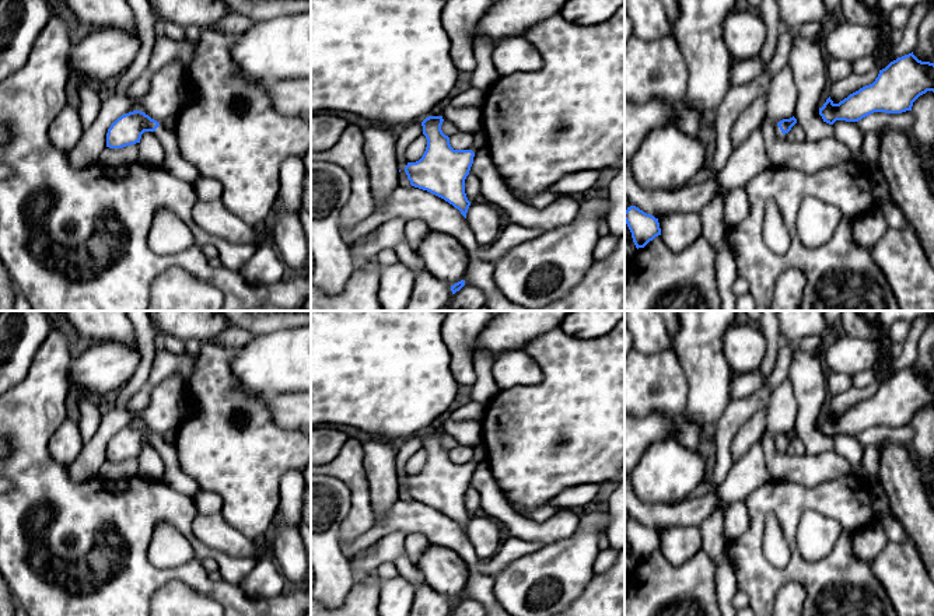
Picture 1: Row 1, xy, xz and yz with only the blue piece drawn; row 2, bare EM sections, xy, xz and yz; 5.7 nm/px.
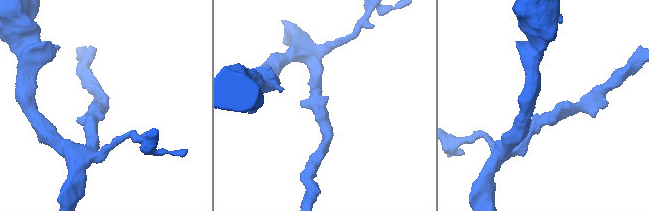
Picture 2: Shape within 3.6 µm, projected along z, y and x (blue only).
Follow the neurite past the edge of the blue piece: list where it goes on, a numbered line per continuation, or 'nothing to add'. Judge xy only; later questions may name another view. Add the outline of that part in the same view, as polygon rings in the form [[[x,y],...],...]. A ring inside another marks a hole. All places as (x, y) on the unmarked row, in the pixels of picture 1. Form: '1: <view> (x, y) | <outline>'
1: xy (174, 476) | [[[160,438],[155,447],[165,468],[162,482],[193,498],[200,491],[200,486],[179,468],[174,444]]]

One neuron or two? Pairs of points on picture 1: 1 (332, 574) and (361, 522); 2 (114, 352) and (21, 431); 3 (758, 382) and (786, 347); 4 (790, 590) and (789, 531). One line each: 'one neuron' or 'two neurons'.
1: two neurons
2: two neurons
3: one neuron
4: two neurons

